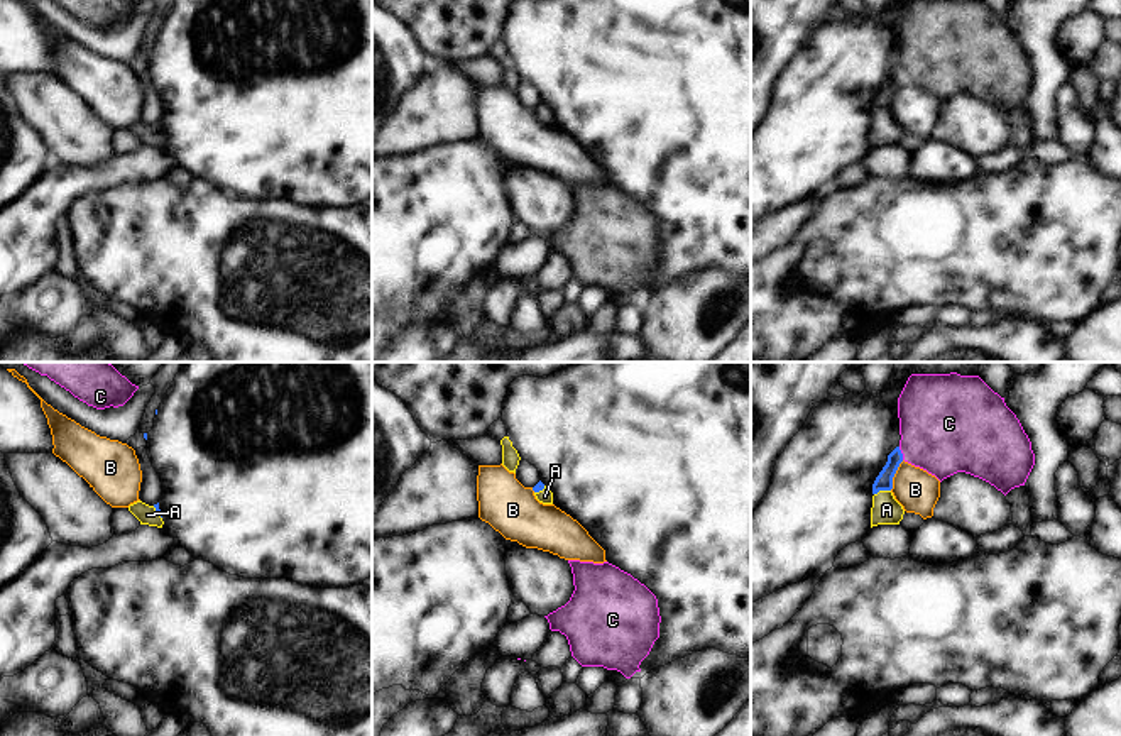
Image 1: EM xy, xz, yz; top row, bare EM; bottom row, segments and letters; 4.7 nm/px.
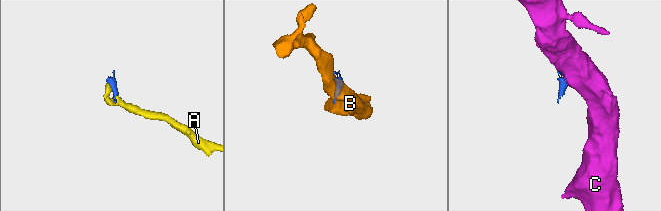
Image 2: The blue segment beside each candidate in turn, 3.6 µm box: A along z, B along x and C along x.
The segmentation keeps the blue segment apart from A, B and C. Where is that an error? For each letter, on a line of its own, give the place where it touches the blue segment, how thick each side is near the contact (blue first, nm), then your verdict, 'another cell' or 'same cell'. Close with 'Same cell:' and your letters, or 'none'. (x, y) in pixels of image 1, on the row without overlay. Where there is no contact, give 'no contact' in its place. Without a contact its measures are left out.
A: yz (881, 110) | 80/140 nm | same cell
B: yz (893, 97) | 80/200 nm | another cell
C: yz (902, 75) | 80/440 nm | another cell
Same cell: A

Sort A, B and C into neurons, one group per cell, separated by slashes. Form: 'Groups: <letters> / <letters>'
Groups: A / B / C

